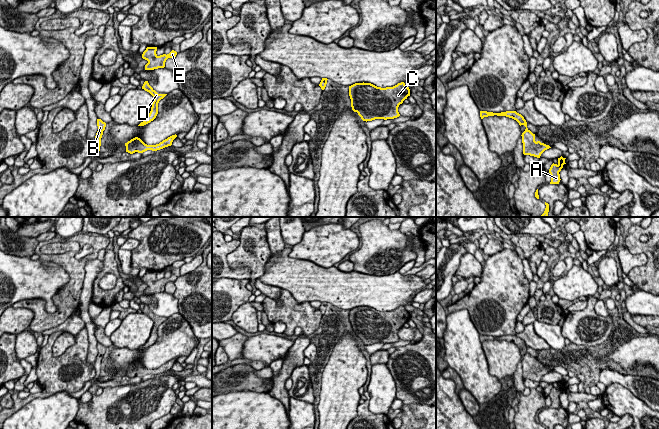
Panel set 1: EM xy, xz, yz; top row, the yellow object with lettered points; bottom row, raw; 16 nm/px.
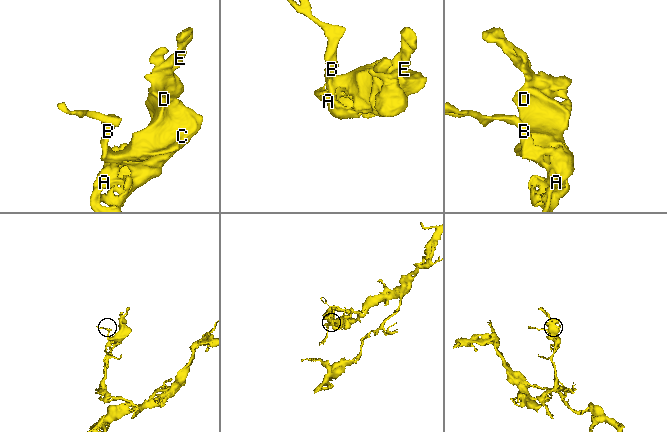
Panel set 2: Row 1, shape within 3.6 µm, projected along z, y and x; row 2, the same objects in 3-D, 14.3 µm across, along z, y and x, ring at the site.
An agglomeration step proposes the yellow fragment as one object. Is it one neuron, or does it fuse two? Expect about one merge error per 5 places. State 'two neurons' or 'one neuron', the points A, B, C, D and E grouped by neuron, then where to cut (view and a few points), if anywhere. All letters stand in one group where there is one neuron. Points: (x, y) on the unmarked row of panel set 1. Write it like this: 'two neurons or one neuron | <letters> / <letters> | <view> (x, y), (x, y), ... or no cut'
one neuron | A B C D E | no cut

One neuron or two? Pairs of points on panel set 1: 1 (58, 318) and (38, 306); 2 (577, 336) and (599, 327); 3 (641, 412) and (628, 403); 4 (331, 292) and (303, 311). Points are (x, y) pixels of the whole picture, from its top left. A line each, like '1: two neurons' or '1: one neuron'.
1: one neuron
2: one neuron
3: one neuron
4: two neurons

